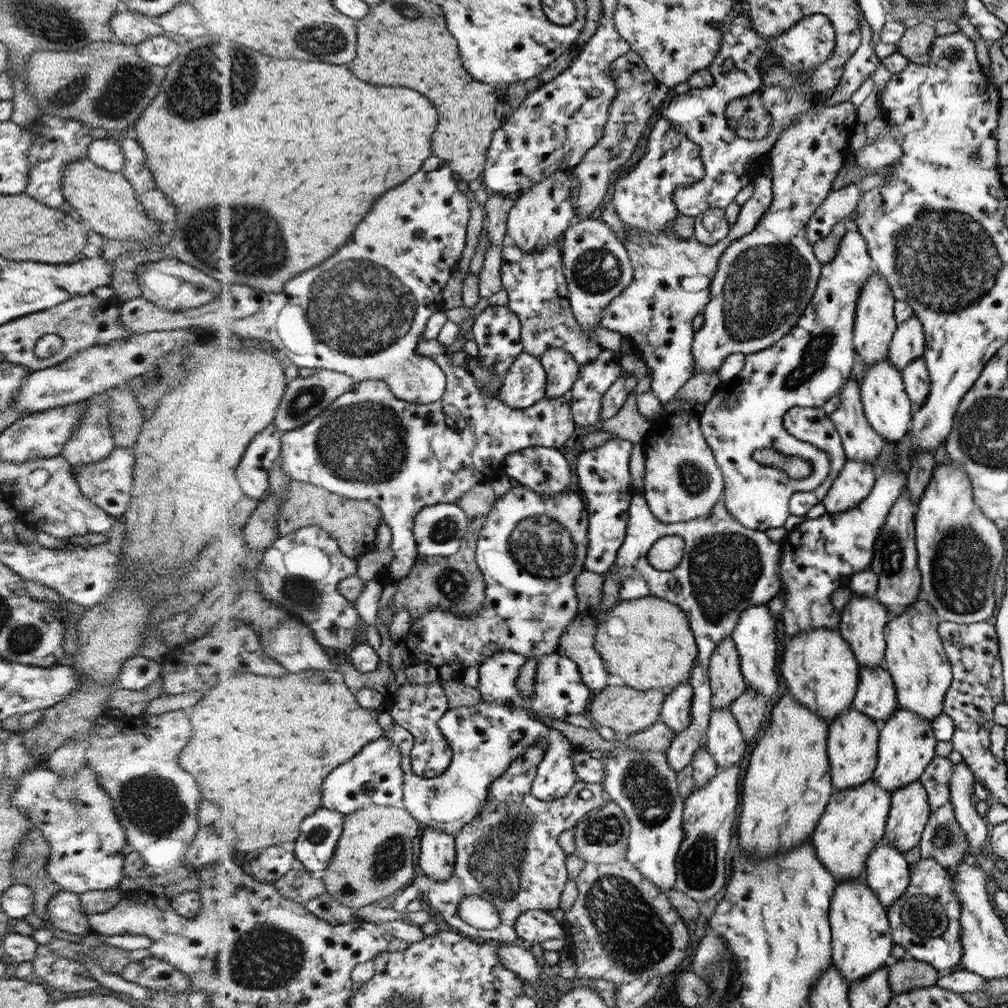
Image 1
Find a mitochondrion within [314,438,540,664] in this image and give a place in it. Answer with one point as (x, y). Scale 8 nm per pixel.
(451, 582)

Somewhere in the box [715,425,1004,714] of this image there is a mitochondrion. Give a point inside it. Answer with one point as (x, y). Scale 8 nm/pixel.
(961, 566)

